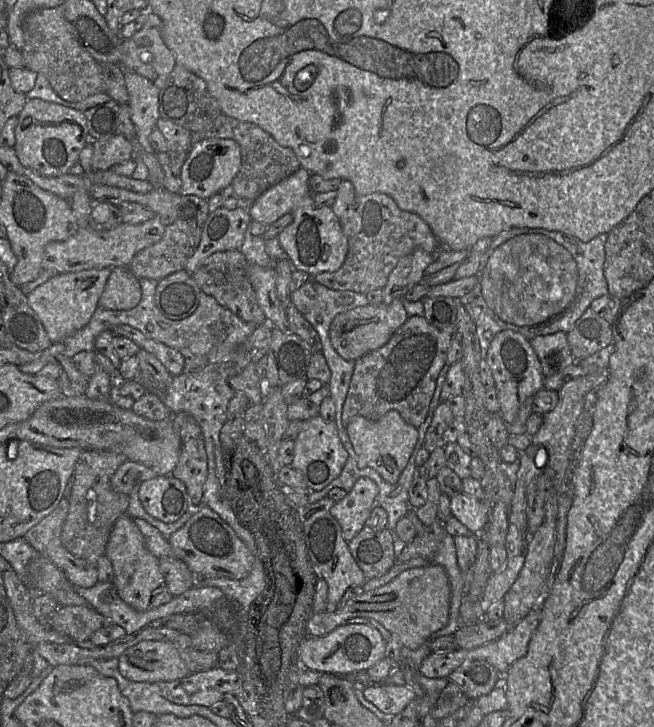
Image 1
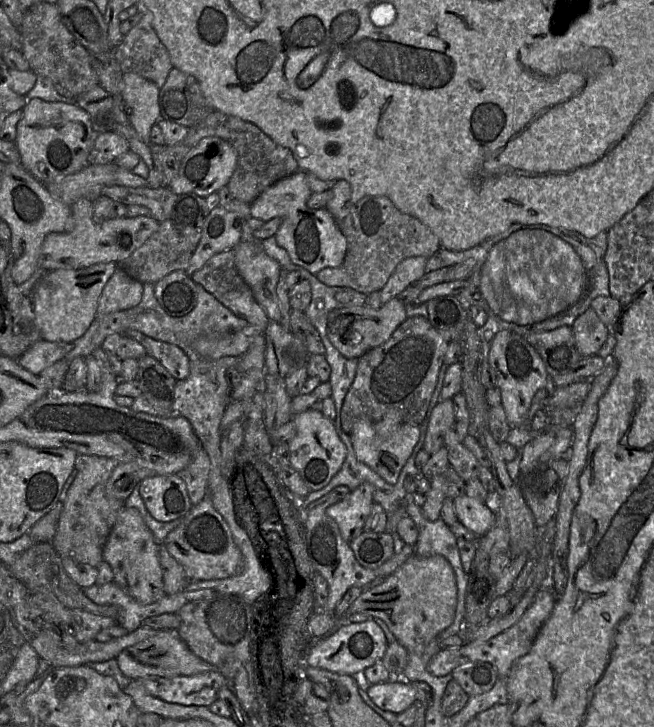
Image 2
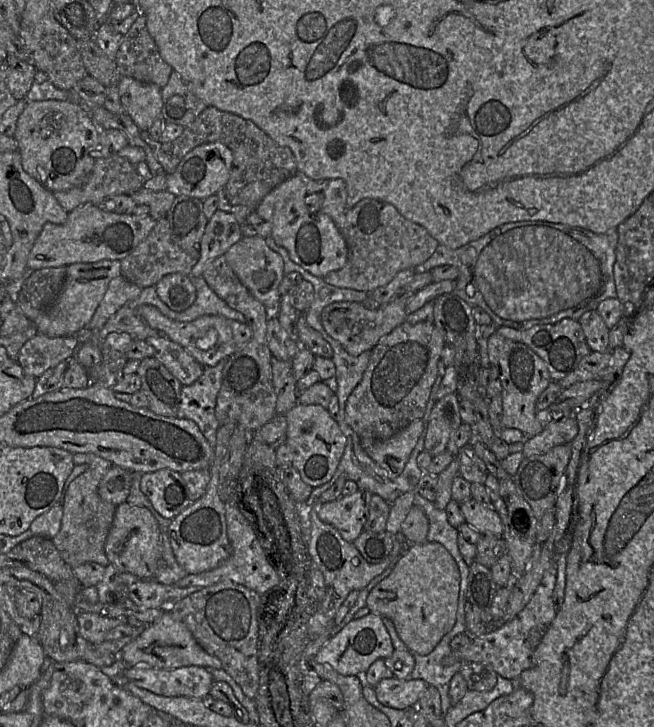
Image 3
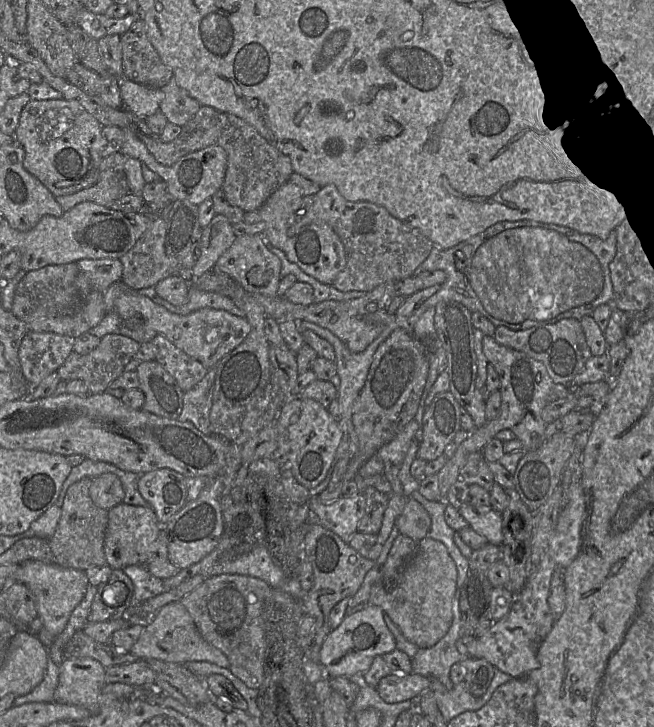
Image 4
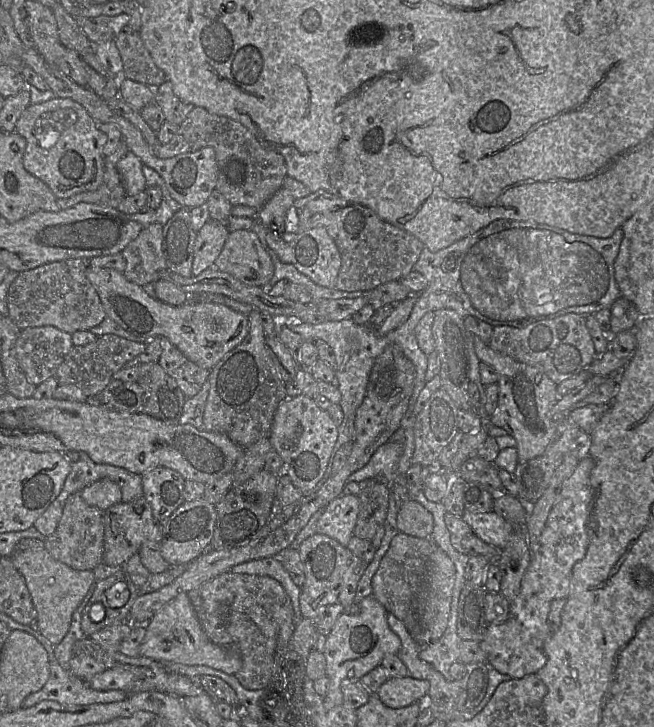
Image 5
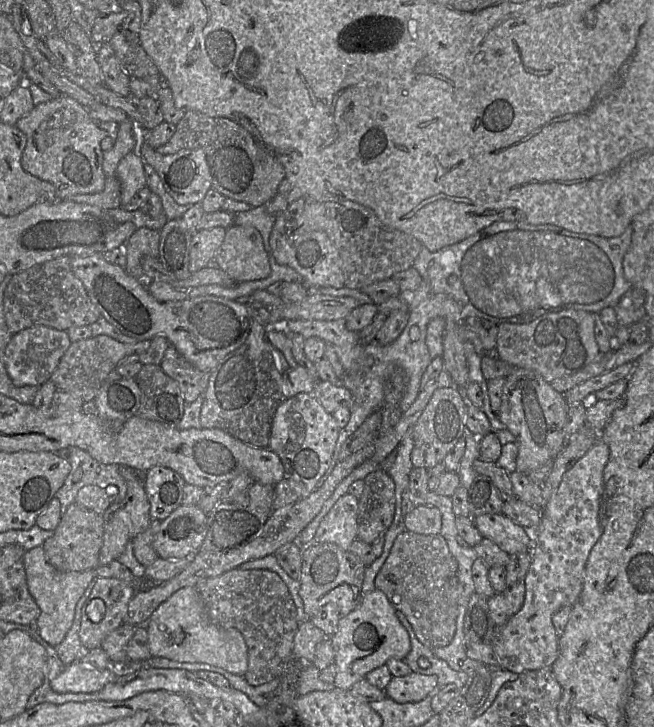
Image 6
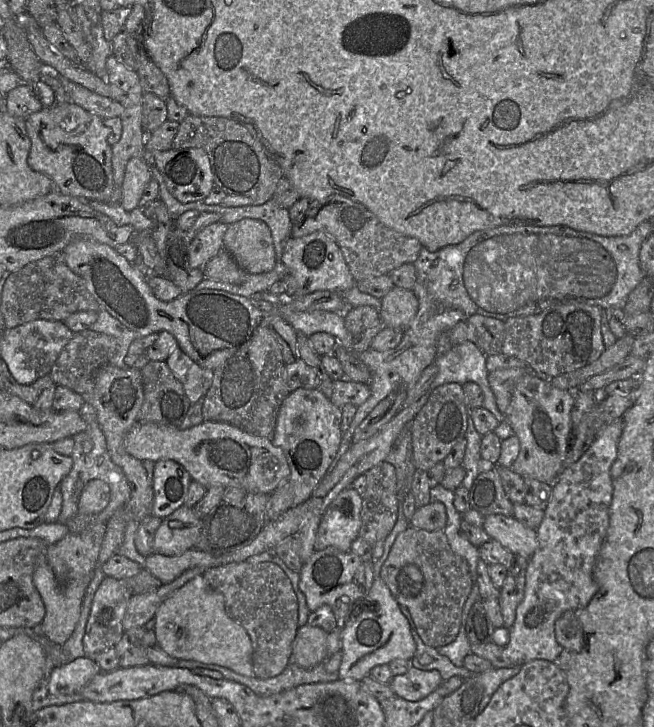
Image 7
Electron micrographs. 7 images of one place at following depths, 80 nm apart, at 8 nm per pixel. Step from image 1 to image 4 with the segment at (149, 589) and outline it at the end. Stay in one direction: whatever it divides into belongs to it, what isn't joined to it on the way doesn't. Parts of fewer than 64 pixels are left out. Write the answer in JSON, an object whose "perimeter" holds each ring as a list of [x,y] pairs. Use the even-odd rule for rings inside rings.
{"perimeter":[[[124,502],[108,510],[108,524],[104,539],[106,562],[112,569],[124,569],[131,565],[142,565],[152,558],[156,551],[156,540],[160,523],[151,507],[133,506]]]}

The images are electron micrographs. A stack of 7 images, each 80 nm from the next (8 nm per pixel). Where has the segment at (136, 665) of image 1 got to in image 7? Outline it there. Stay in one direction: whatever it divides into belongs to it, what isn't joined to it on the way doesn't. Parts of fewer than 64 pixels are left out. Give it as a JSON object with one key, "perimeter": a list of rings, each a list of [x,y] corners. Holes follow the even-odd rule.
{"perimeter":[[[203,575],[194,577],[165,600],[158,608],[154,620],[153,630],[157,643],[170,656],[178,660],[217,664],[247,677],[256,676],[253,667],[254,648],[248,632],[227,613],[223,595],[212,589]]]}

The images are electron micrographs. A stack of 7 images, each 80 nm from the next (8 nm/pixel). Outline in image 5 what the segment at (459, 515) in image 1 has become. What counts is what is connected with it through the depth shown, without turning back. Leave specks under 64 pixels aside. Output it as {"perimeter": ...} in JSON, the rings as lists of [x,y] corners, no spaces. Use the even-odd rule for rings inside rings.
{"perimeter":[[[465,510],[462,519],[471,527],[475,535],[500,550],[507,545],[514,528],[511,522],[494,510],[481,513]]]}

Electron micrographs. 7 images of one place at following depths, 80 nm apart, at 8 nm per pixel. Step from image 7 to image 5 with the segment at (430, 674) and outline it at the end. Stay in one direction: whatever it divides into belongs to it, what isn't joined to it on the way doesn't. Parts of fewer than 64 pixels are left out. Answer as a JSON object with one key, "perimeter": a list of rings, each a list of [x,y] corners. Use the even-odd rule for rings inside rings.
{"perimeter":[[[392,676],[384,682],[377,695],[388,707],[401,708],[425,700],[429,693],[428,680],[413,676]]]}

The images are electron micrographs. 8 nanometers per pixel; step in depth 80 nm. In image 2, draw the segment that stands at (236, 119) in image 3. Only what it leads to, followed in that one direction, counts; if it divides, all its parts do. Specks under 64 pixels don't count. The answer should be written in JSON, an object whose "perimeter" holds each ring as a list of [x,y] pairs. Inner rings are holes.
{"perimeter":[[[214,110],[202,122],[190,127],[181,142],[172,146],[150,143],[151,152],[162,168],[165,187],[168,187],[169,183],[177,176],[181,163],[188,152],[207,137],[219,137],[230,143],[237,151],[237,165],[227,187],[234,199],[244,203],[251,205],[268,187],[299,170],[292,152],[274,142],[258,126]]]}

